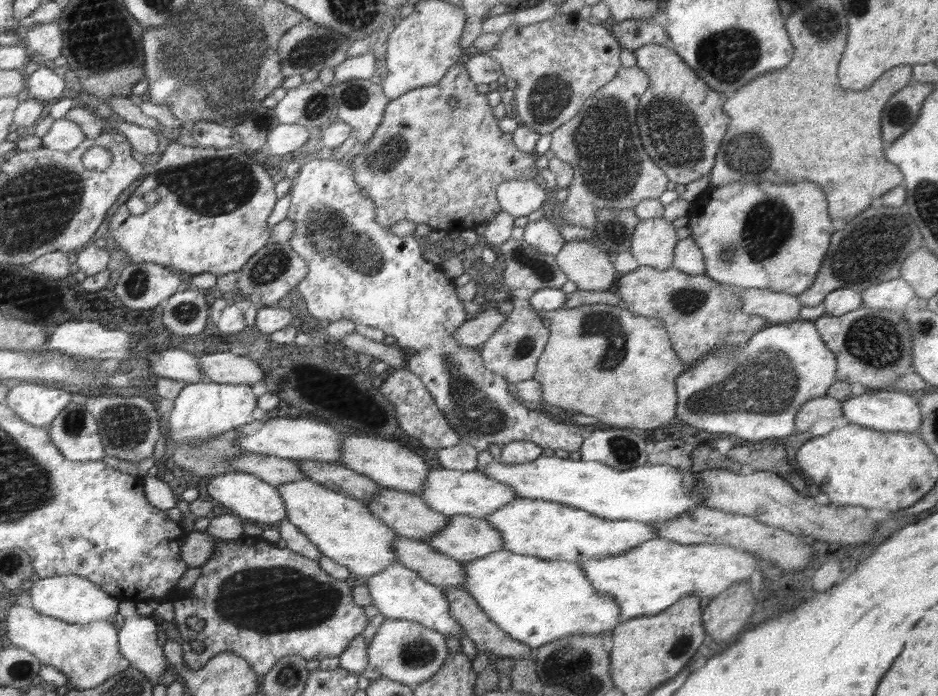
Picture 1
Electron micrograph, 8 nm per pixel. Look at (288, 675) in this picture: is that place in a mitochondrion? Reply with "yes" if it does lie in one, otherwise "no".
yes

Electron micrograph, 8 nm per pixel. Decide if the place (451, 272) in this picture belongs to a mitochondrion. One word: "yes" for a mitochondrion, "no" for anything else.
no

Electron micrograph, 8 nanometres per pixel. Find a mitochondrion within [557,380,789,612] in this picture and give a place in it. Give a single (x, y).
(625, 450)

